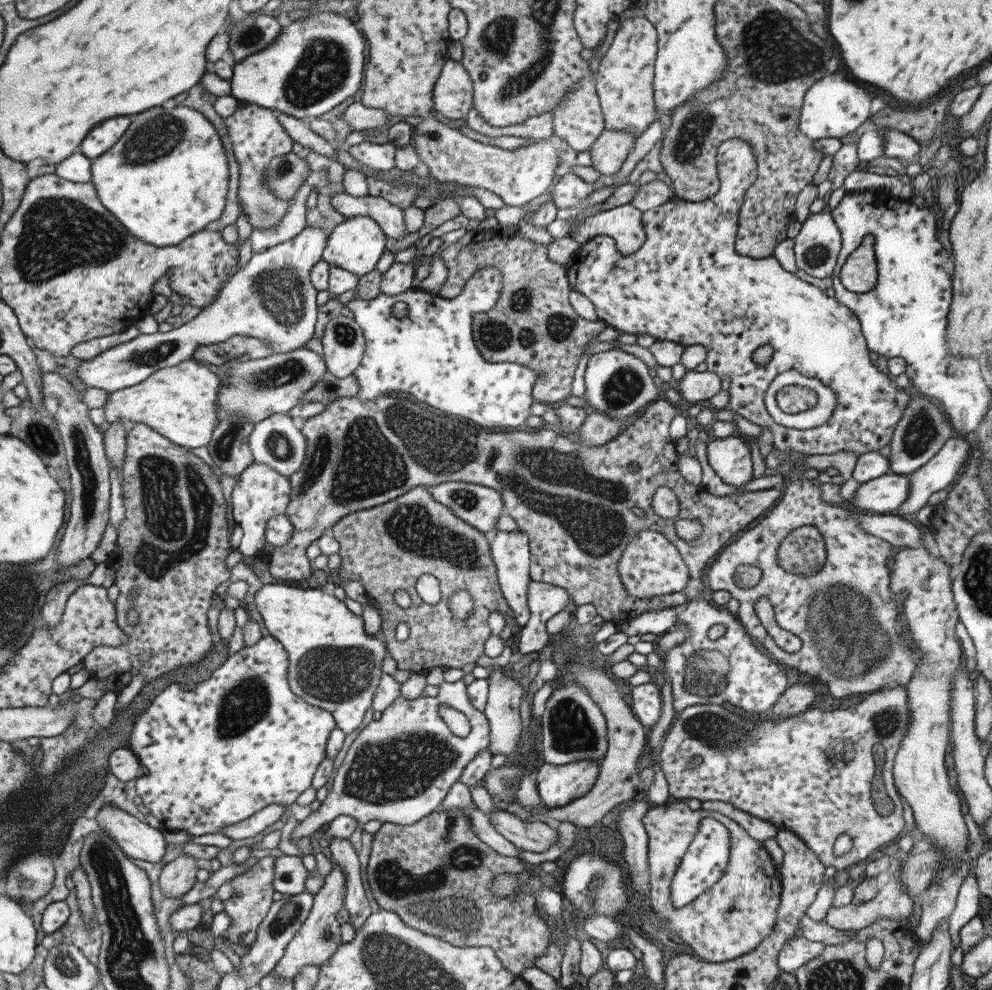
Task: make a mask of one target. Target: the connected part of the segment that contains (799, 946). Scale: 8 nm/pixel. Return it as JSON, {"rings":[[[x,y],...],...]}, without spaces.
{"rings":[[[796,936],[782,947],[778,957],[778,966],[782,972],[793,973],[803,964],[820,956],[826,945],[823,942],[812,942]]]}

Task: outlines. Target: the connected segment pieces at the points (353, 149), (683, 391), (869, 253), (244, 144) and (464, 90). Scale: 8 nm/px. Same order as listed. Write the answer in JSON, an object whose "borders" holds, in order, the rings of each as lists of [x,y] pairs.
{"borders":[[[[370,141],[347,147],[354,159],[368,165],[370,168],[389,170],[396,166],[396,150],[398,147],[390,142],[385,144],[372,143]]],[[[693,369],[679,380],[681,398],[690,402],[708,400],[722,390],[722,379],[714,372],[695,372]]],[[[865,238],[848,257],[840,270],[842,285],[851,292],[871,292],[878,283],[878,263],[874,255],[874,239]]],[[[241,102],[236,108],[235,112],[228,118],[224,118],[224,123],[228,127],[228,135],[232,139],[232,146],[234,147],[234,154],[236,159],[238,159],[238,165],[240,165],[240,182],[238,182],[238,192],[236,196],[238,197],[237,202],[242,205],[245,213],[247,213],[249,222],[253,229],[266,229],[276,226],[280,219],[286,214],[286,209],[290,205],[290,201],[294,198],[288,198],[288,200],[282,200],[282,198],[276,198],[274,192],[266,186],[266,167],[268,163],[274,157],[282,156],[288,154],[292,150],[292,144],[294,140],[288,131],[284,129],[282,123],[278,121],[275,111],[270,108],[264,108],[264,106],[258,106],[258,104],[250,102]]],[[[448,59],[436,80],[434,109],[452,120],[466,119],[474,100],[473,81],[460,61]]]]}

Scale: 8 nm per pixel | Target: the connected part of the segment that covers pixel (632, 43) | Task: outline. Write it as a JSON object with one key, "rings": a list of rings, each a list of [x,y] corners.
{"rings":[[[641,14],[618,19],[618,30],[610,48],[601,58],[595,77],[596,94],[600,99],[606,128],[628,131],[638,137],[656,119],[653,81],[658,35],[654,25]]]}

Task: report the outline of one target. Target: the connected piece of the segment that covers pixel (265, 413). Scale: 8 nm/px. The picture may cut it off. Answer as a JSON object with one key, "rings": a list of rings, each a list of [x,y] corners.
{"rings":[[[304,347],[269,358],[250,359],[247,362],[239,360],[232,359],[218,366],[216,372],[222,381],[222,386],[218,388],[219,422],[228,416],[246,415],[256,424],[270,415],[286,414],[327,374],[325,358]]]}

